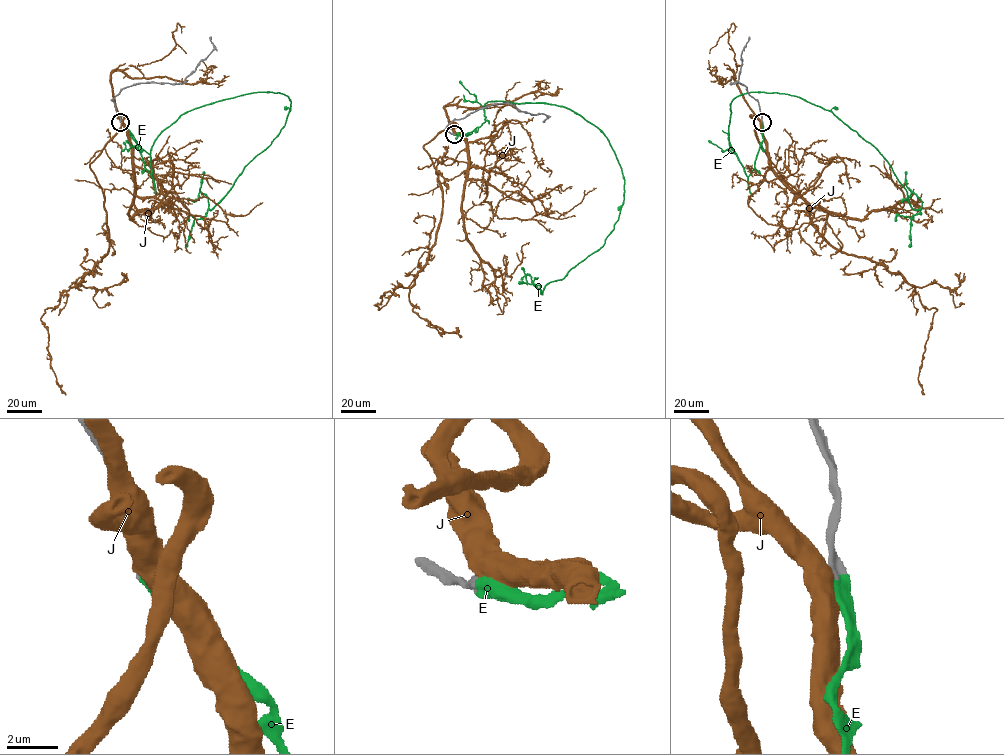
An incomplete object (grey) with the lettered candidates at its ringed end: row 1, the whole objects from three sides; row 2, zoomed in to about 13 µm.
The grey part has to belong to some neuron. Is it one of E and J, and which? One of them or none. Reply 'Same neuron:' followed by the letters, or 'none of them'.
Same neuron: E

